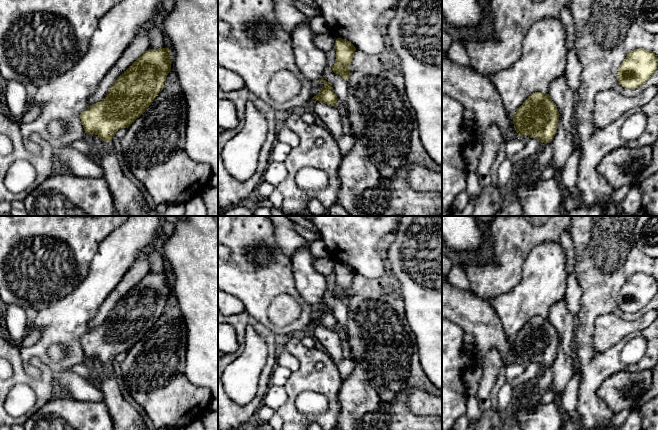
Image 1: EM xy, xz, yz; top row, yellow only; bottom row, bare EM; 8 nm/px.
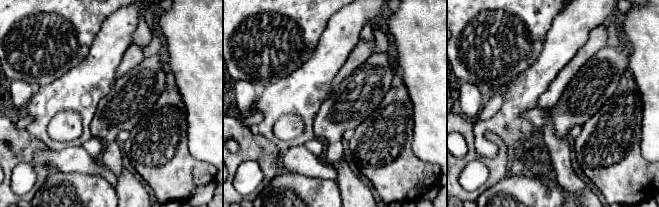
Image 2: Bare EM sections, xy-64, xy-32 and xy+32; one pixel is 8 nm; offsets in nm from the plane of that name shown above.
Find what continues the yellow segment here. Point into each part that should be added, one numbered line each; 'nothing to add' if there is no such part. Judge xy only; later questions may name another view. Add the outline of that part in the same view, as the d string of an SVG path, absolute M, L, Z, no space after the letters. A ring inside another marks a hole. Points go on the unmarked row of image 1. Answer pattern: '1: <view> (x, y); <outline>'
1: xy (107, 371); M106 366L100 374L100 380L108 378L113 372L112 366Z

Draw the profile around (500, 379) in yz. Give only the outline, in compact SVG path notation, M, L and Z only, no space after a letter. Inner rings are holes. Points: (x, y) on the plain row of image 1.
M502 369L496 377L495 383L494 383L494 385L491 389L491 393L490 393L491 409L493 409L493 410L497 410L498 394L499 394L500 389L504 385L505 381L506 381L505 372Z

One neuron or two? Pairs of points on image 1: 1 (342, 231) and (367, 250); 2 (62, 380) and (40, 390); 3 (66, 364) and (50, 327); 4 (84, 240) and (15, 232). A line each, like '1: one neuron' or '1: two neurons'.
1: one neuron
2: two neurons
3: one neuron
4: one neuron

